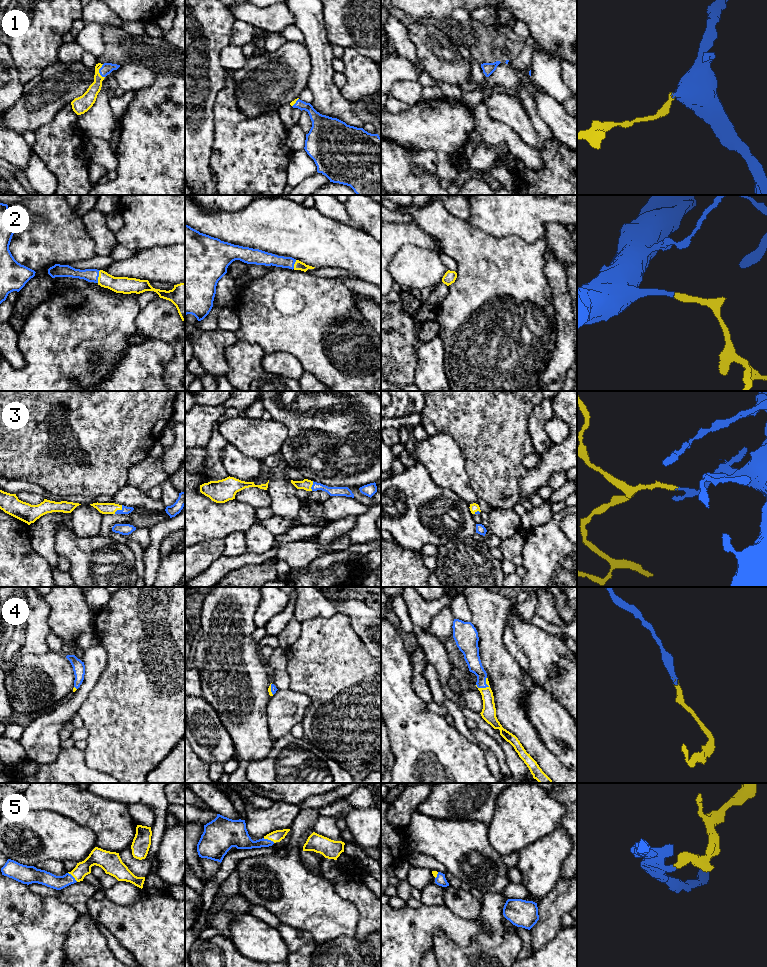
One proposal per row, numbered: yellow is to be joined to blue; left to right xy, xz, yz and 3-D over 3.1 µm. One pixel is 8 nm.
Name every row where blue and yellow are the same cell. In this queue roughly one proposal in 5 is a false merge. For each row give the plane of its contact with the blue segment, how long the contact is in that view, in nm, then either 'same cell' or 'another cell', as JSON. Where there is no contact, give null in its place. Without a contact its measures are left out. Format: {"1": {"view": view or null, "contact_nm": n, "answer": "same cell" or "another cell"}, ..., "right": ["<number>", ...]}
{"1": {"view": "xy", "contact_nm": 110, "answer": "same cell"}, "2": {"view": "xy", "contact_nm": 110, "answer": "same cell"}, "3": {"view": "xy", "contact_nm": 100, "answer": "same cell"}, "4": {"view": "yz", "contact_nm": 120, "answer": "same cell"}, "5": {"view": "xz", "contact_nm": 100, "answer": "same cell"}, "right": ["1", "2", "3", "4", "5"]}

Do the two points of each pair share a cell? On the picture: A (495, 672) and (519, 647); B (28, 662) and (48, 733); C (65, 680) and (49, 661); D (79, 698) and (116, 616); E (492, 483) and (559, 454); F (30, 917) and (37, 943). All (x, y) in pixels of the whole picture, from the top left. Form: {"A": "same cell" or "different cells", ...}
{"A": "different cells", "B": "different cells", "C": "same cell", "D": "different cells", "E": "different cells", "F": "same cell"}

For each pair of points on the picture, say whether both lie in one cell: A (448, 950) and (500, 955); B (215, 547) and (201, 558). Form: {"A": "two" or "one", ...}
{"A": "one", "B": "one"}

